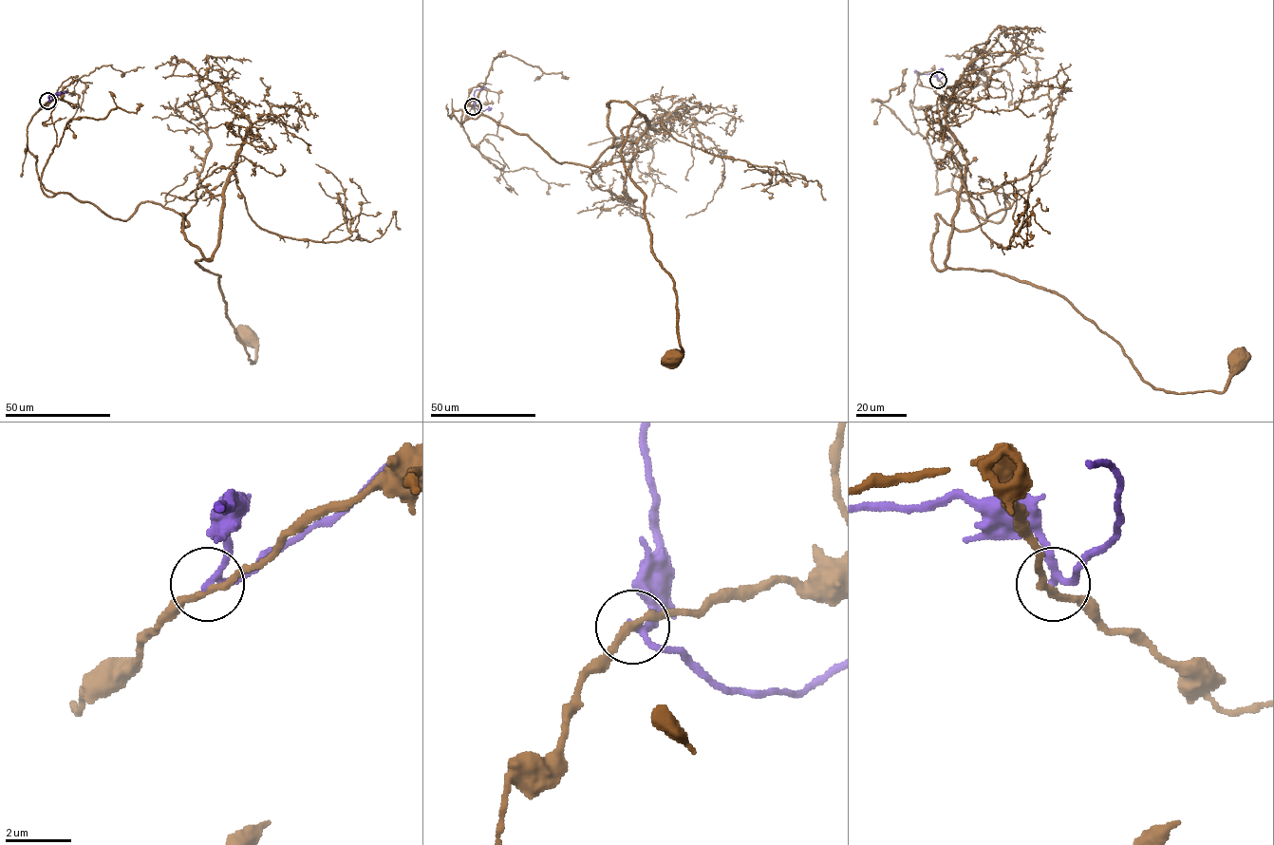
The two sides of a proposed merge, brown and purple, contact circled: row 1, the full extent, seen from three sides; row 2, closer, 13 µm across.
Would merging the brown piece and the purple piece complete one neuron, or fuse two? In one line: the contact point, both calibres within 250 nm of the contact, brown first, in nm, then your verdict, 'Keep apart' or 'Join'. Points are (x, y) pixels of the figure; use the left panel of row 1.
Place: (47, 101). Thickness 220 nm (brown) against 180 nm. Keep apart

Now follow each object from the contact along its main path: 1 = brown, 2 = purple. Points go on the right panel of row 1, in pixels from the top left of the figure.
1: (938, 81), (911, 107), (937, 194), (1009, 205), (937, 215), (938, 270), (1056, 291), (1154, 388), (1238, 365)
2: (938, 80), (931, 73), (921, 74), (915, 70)

